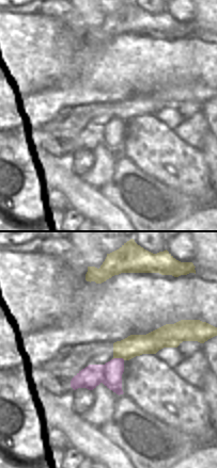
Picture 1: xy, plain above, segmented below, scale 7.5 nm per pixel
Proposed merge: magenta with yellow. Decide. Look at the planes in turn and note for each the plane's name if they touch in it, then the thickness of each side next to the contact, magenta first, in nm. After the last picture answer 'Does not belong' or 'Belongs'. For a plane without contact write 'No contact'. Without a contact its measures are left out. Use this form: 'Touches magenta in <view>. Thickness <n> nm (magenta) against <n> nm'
Touches magenta in xy. Thickness 180 nm (magenta) against 160 nm

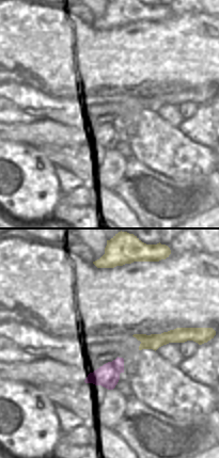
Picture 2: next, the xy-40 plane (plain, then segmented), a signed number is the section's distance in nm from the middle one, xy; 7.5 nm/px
No contact

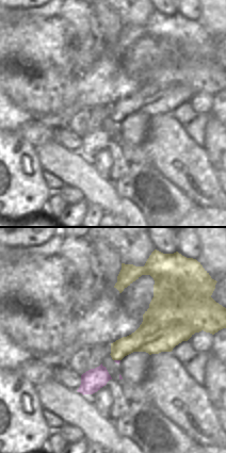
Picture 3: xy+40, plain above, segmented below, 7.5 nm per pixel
Touches magenta in xy+40. Thickness 30 nm (magenta) against 180 nm

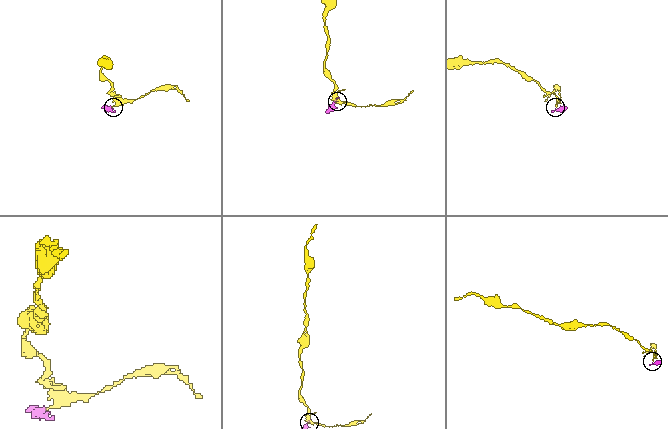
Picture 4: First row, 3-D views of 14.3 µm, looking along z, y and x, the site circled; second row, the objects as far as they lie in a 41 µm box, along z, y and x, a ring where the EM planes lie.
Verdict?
Does not belong

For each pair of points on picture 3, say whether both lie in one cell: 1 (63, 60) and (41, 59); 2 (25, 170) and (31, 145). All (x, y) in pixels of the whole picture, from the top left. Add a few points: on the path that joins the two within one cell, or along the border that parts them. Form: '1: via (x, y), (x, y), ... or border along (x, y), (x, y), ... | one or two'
1: via (58, 59), (46, 59) | one
2: via (25, 163), (29, 151) | one

